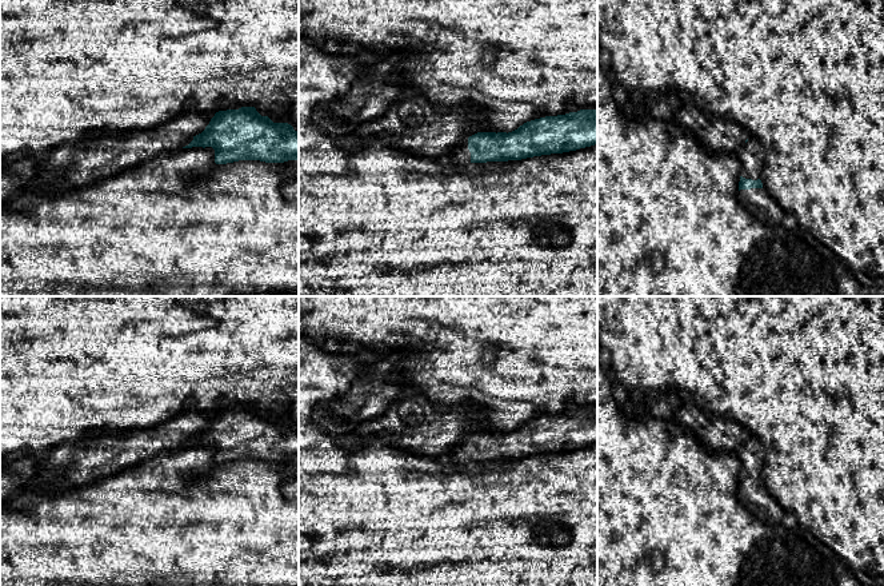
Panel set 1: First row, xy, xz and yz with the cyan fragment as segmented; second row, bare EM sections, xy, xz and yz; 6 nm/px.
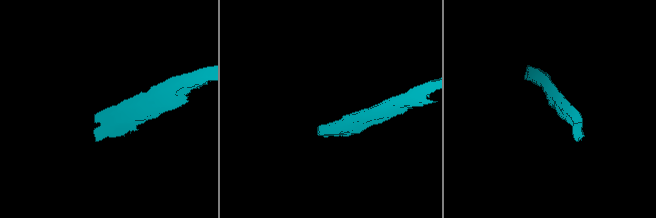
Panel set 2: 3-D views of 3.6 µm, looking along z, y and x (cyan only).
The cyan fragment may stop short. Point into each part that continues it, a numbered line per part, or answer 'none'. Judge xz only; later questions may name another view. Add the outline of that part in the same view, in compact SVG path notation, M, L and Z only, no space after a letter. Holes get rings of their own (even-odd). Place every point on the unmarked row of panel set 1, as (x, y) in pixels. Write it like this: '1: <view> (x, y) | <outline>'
1: xz (415, 425) | M412 394L357 430L377 434L383 445L463 465L471 462L468 436L480 428L473 410L464 406L443 410L424 395Z

